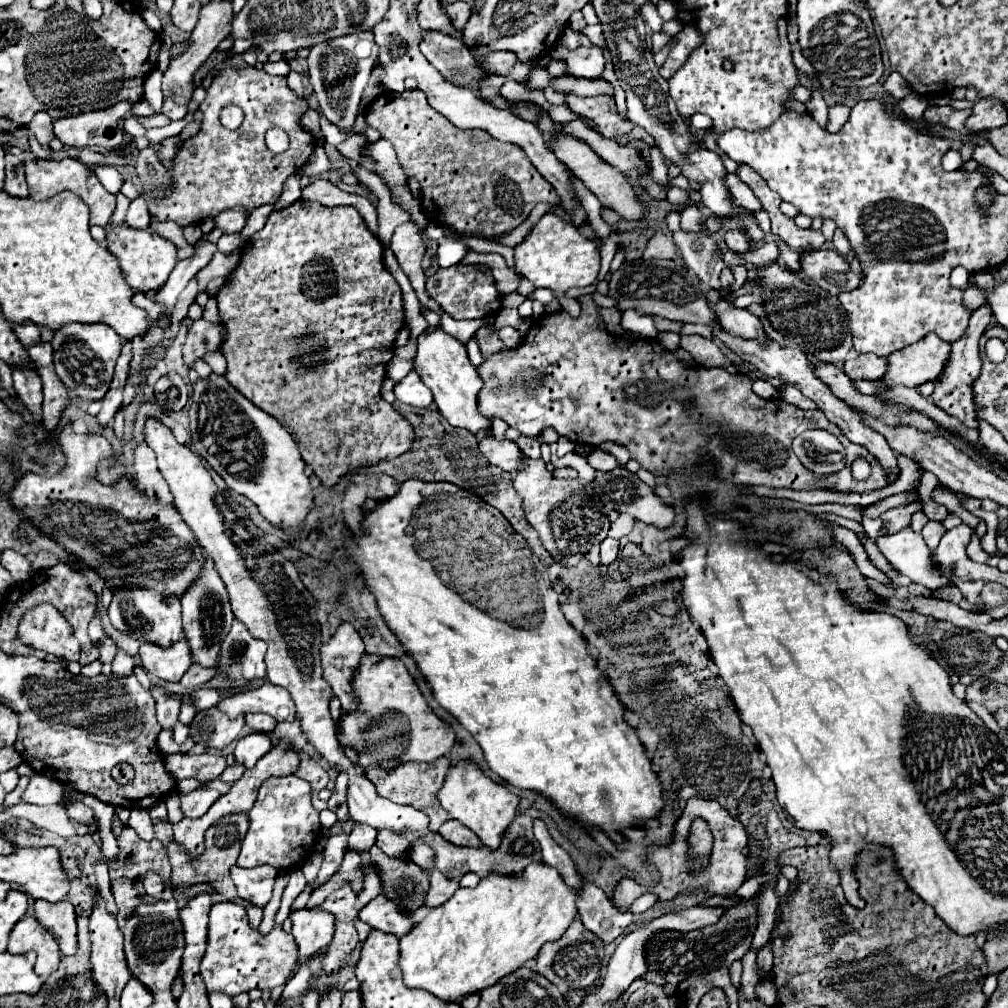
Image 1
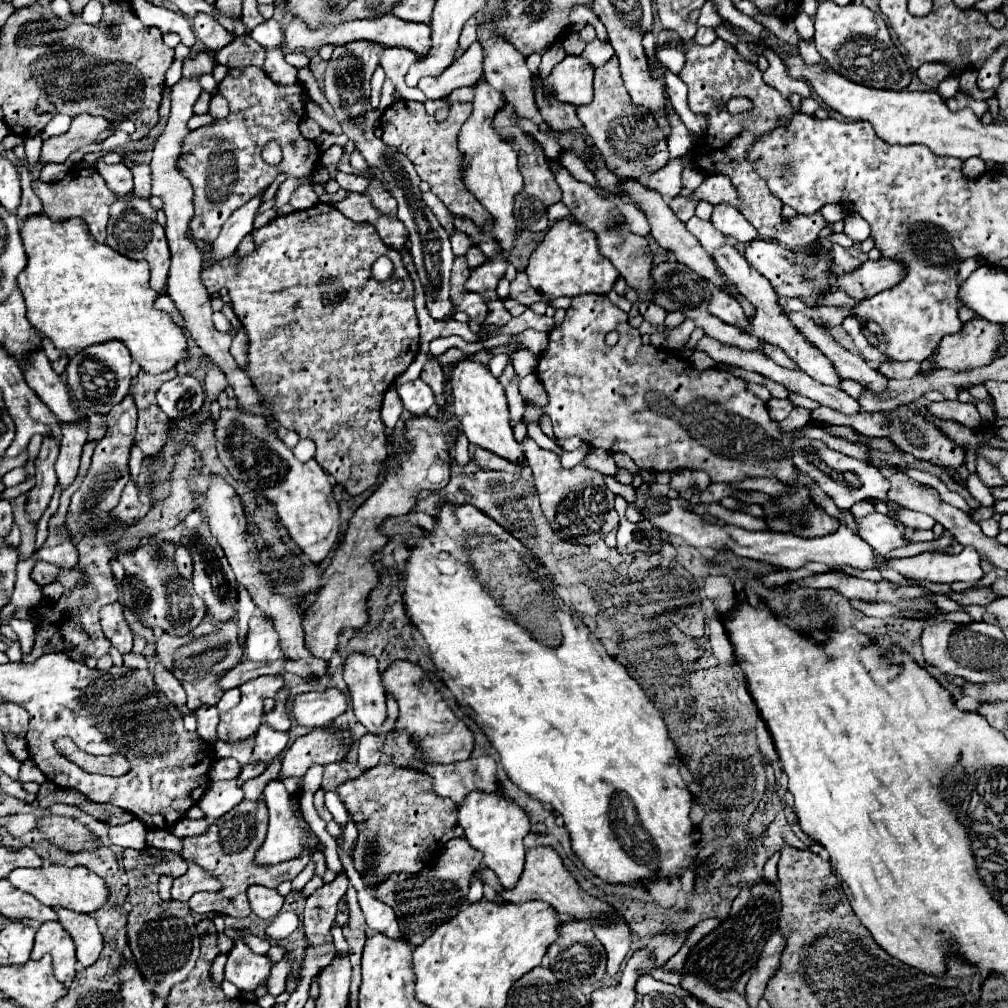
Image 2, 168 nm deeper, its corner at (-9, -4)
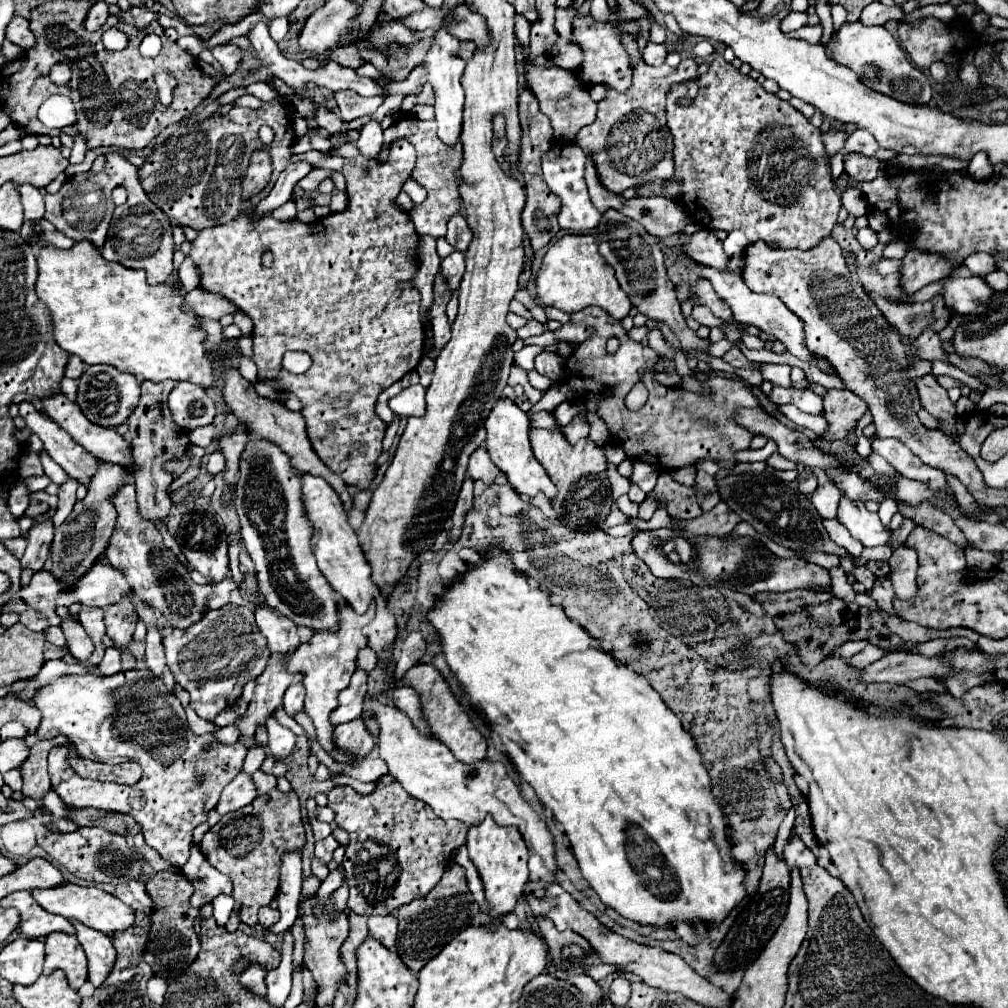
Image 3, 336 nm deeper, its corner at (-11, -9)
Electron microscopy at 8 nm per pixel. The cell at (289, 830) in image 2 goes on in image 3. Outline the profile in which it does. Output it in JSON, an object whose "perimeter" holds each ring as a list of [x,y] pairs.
{"perimeter":[[[257,771],[257,773],[253,775],[253,781],[255,781],[255,785],[257,785],[257,793],[259,793],[259,795],[277,789],[277,777],[273,777],[273,775],[269,775],[269,773]]]}

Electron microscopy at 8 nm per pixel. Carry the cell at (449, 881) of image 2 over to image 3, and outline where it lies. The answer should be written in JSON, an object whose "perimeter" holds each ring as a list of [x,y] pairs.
{"perimeter":[[[451,863],[431,893],[427,897],[419,897],[413,903],[401,905],[397,909],[399,917],[399,935],[397,935],[397,953],[403,959],[403,963],[417,973],[429,959],[433,959],[443,945],[447,945],[459,931],[471,925],[473,921],[473,909],[469,909],[469,903],[473,903],[473,895],[467,895],[467,879],[465,869],[457,863]]]}

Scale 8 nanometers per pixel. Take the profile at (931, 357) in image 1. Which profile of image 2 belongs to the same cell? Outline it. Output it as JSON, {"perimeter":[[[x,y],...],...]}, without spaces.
{"perimeter":[[[975,316],[973,320],[963,324],[961,332],[943,336],[937,352],[933,354],[933,364],[929,360],[925,360],[925,362],[921,362],[921,366],[925,368],[925,372],[929,372],[933,368],[949,368],[949,370],[955,370],[955,372],[963,372],[963,370],[969,370],[969,368],[987,366],[995,360],[995,352],[1003,344],[1005,344],[1005,326],[993,324],[993,322],[987,322],[987,320]]]}

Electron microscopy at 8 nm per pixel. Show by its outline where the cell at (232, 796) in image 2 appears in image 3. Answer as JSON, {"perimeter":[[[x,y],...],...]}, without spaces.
{"perimeter":[[[239,773],[239,775],[223,789],[215,811],[223,817],[223,815],[227,815],[227,813],[231,813],[231,811],[237,811],[237,809],[249,805],[255,797],[257,797],[257,789],[255,789],[253,779],[247,777],[245,773]]]}

